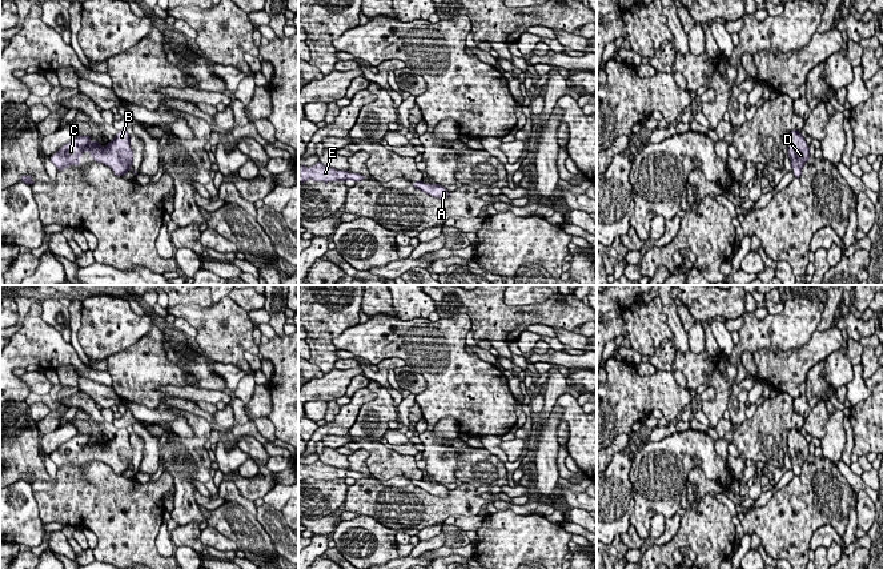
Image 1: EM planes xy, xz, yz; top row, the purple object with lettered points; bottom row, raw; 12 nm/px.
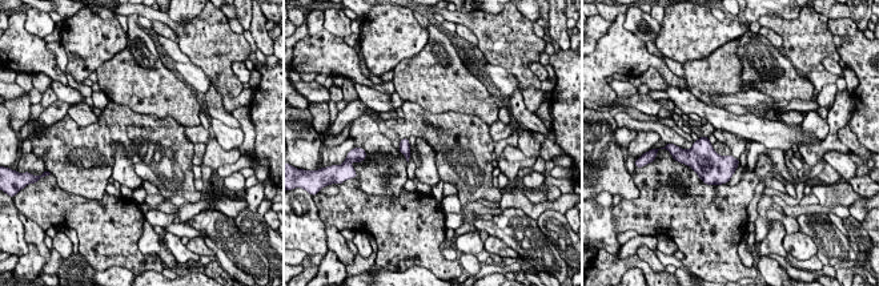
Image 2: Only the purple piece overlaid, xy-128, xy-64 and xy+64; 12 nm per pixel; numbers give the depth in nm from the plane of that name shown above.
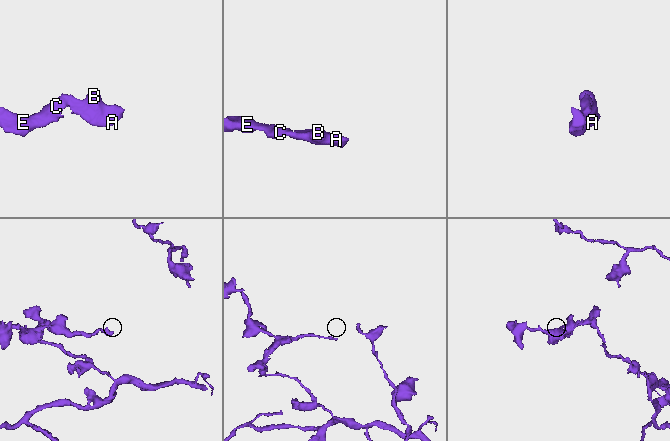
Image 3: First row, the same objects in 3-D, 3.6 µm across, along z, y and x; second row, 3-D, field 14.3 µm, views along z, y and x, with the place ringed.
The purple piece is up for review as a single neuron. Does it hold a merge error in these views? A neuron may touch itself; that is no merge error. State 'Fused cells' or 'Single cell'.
Single cell

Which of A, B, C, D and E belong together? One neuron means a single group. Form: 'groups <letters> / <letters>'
groups A B C D E

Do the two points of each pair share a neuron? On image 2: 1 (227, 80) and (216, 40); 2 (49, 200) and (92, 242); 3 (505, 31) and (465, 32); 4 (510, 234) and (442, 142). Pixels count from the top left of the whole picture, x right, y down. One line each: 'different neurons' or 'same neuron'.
1: same neuron
2: same neuron
3: different neurons
4: same neuron

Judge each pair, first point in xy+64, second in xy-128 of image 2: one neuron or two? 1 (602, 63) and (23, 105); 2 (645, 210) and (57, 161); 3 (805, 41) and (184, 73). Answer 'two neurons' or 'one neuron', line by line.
1: two neurons
2: two neurons
3: two neurons

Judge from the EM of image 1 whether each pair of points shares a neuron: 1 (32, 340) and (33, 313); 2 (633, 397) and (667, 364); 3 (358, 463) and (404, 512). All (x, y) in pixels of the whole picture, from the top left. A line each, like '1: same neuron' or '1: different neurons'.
1: same neuron
2: different neurons
3: same neuron

